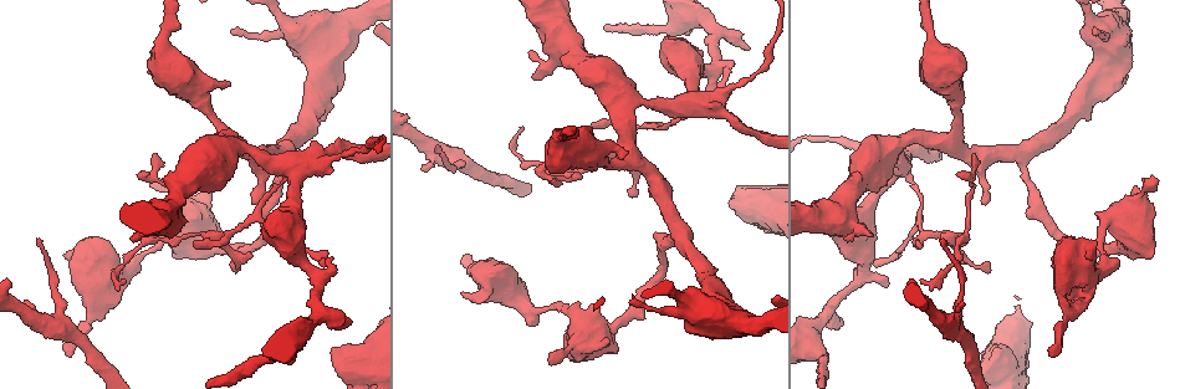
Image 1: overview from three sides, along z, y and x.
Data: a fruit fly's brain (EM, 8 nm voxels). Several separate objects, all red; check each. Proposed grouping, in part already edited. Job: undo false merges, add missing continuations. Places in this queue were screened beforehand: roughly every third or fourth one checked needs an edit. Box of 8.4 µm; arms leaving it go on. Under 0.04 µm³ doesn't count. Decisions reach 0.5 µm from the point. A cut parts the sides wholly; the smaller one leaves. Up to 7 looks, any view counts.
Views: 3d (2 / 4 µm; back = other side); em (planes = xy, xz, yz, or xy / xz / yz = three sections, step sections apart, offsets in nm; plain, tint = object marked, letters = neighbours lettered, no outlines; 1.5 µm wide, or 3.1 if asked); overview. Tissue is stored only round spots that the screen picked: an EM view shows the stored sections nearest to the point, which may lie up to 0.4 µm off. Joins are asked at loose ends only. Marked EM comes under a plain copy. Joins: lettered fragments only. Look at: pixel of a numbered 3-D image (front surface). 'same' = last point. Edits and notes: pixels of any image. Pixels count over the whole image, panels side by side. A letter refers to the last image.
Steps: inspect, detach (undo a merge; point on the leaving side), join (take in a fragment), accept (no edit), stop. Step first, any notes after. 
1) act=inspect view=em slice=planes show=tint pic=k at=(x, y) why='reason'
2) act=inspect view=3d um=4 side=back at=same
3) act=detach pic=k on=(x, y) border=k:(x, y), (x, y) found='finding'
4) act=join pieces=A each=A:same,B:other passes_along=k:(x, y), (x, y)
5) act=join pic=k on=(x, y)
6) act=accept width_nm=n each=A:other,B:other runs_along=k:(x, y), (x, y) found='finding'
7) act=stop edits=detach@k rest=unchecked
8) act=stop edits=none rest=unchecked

act=inspect view=3d um=4 pic=1 at=(26, 302) why='an open end'

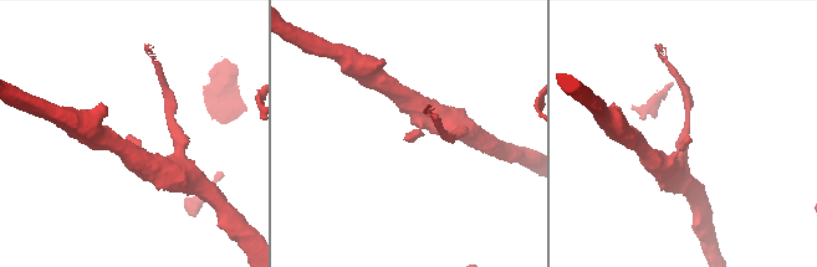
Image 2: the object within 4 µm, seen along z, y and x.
act=inspect view=em slice=yz step=8 show=tint pic=2 at=(406, 141) why='shape alone is not enough'

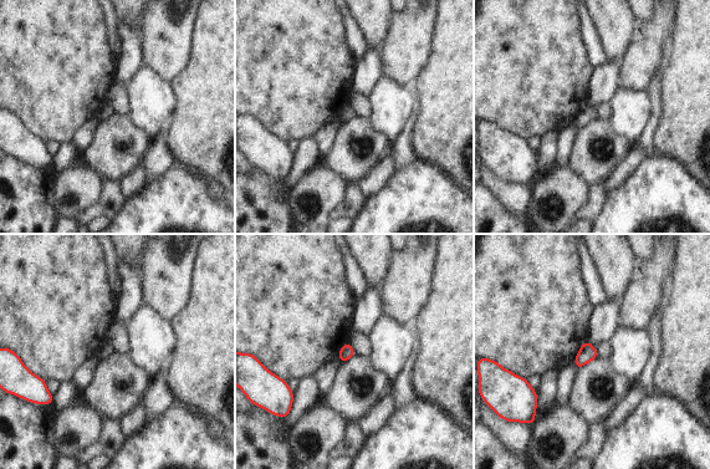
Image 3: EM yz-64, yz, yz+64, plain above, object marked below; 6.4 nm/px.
act=inspect view=em slice=planes show=letters at=same why='cut it another way'

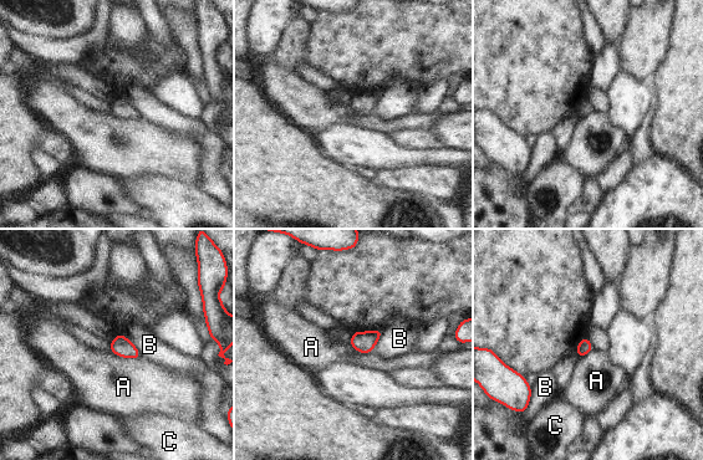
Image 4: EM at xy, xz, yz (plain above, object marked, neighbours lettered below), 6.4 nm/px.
act=accept each=A:other,B:other,C:other border=4:(110, 351), (123, 357), (141, 356) found='none of them fits'

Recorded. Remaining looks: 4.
act=inspect view=3d um=2 pic=1 at=(351, 324) why='an open end'

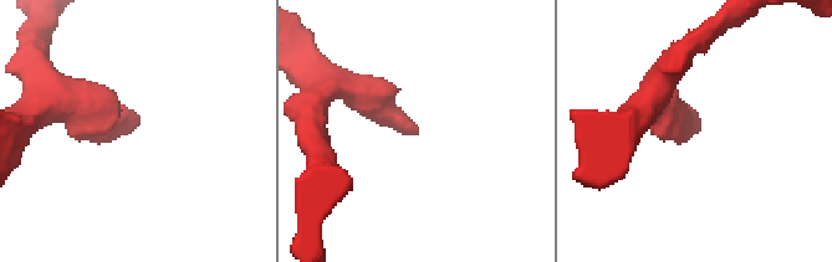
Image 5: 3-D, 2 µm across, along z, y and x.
act=inspect view=em slice=planes show=letters pic=5 at=(698, 121) why='now the EM'

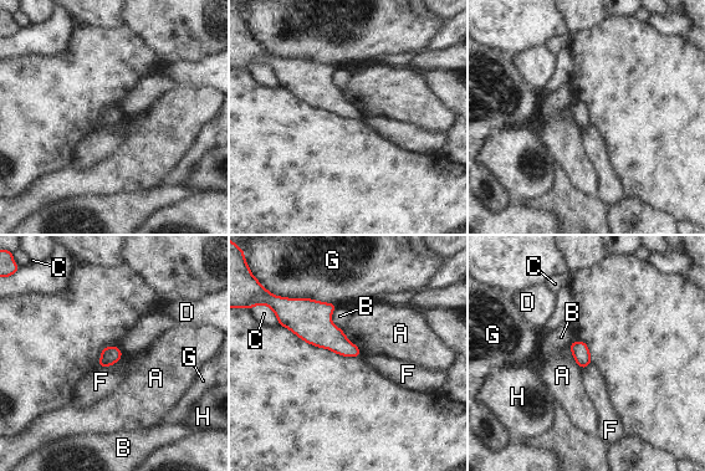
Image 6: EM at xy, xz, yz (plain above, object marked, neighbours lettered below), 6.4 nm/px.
act=accept each=A:other,B:other,C:other,D:other,F:other,G:other,H:other border=6:(119, 358), (110, 365), (98, 368) found='none of them fits'

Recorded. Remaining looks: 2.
act=stop edits=none rest=unchecked

